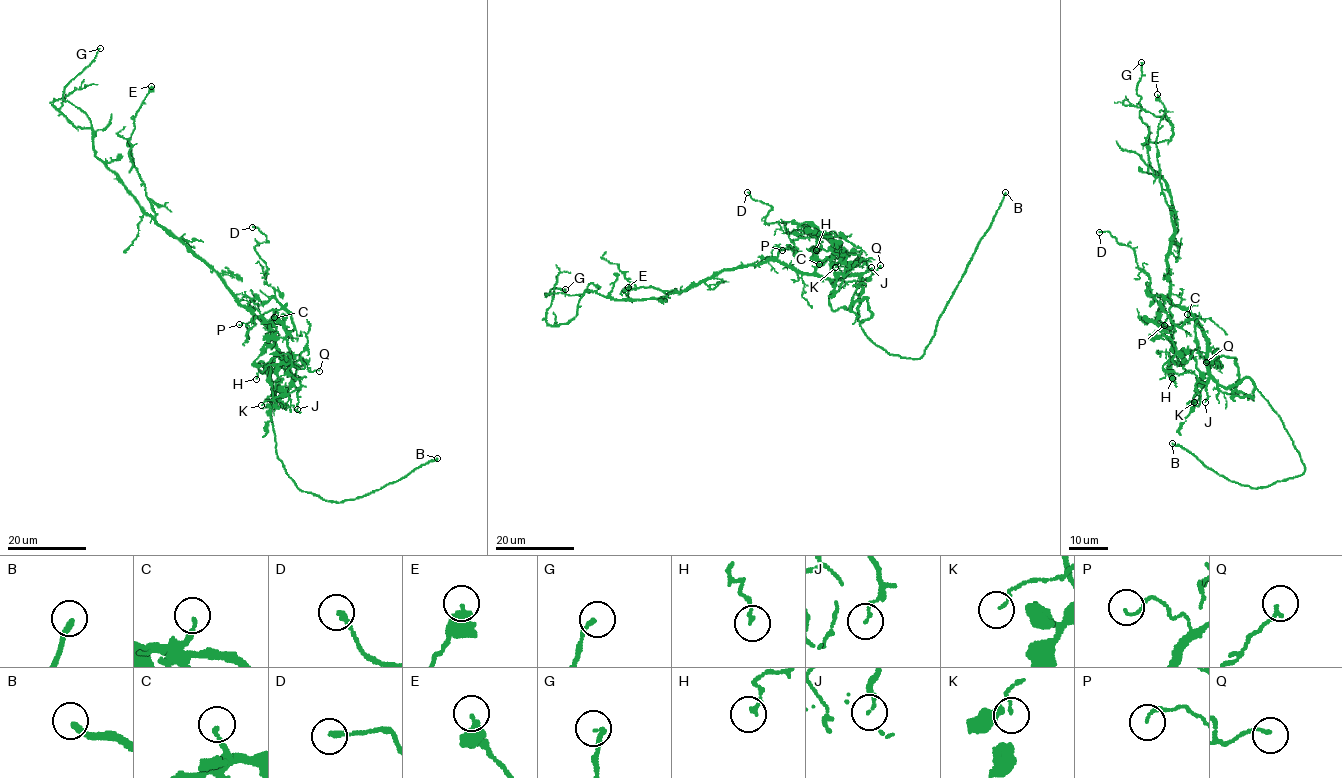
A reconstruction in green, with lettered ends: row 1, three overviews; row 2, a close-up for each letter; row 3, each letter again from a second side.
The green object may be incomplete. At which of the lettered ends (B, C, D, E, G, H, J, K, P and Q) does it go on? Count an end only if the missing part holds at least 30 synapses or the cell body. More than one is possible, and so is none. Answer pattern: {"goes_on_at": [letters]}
{"goes_on_at": ["B", "J"]}

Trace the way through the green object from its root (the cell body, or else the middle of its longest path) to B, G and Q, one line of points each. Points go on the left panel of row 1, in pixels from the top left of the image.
B: (274, 337), (291, 379), (273, 398), (275, 448), (299, 489), (353, 500), (437, 458)
G: (274, 337), (241, 307), (210, 267), (145, 211), (98, 159), (90, 118), (64, 99), (63, 93), (100, 48)
Q: (274, 337), (276, 349), (295, 366), (306, 364), (313, 372), (319, 371)

